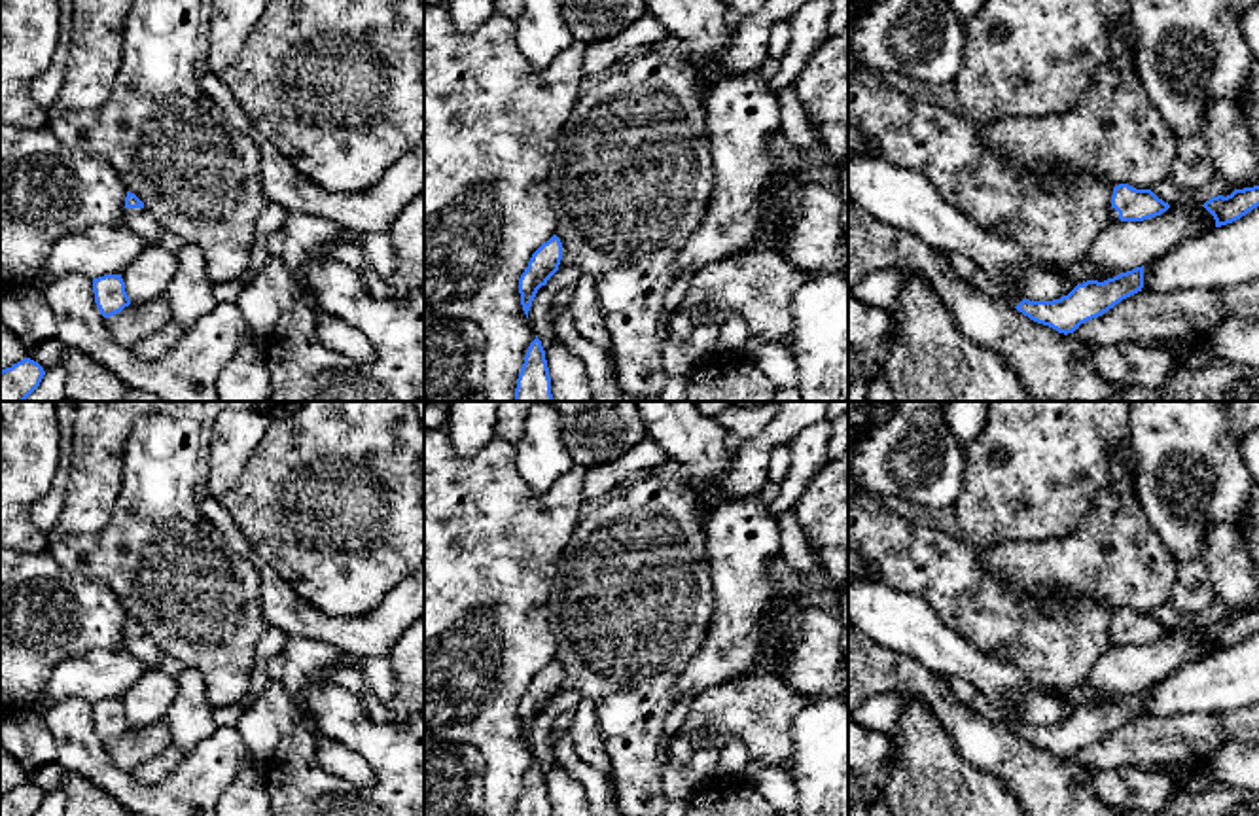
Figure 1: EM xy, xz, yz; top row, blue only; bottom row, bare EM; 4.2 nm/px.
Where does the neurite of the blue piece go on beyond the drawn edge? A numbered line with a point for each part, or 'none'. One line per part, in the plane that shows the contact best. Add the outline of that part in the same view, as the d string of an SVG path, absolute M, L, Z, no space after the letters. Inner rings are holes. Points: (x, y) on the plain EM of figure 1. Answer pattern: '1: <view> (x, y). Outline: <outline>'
1: xy (141, 644). Outline: M146 630L144 632L125 632L125 649L131 655L134 655L140 663L144 663L148 670L159 668L163 653Z

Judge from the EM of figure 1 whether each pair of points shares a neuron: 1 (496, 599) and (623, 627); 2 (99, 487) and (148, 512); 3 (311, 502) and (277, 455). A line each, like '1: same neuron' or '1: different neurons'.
1: different neurons
2: different neurons
3: same neuron

